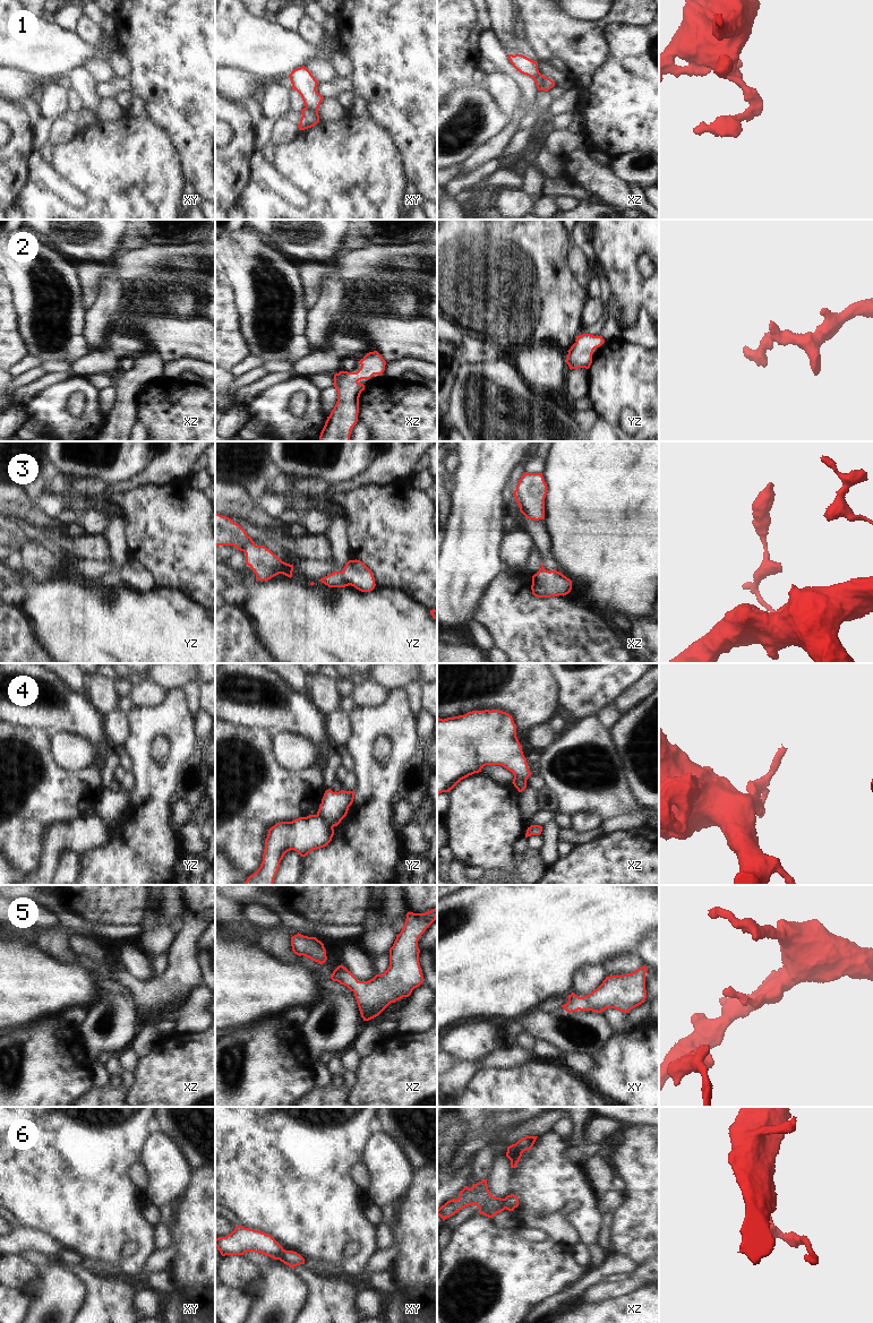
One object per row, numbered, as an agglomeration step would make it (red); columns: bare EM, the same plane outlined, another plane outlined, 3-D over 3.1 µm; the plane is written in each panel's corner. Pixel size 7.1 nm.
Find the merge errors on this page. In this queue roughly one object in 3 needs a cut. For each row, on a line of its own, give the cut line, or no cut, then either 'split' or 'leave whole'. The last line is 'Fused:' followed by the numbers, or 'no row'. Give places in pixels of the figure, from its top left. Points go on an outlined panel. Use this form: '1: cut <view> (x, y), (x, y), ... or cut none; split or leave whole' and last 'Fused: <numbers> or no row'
1: cut xy (305, 108), (318, 119); split
2: cut none; leave whole
3: cut none; leave whole
4: cut yz (317, 814), (332, 827); split
5: cut none; leave whole
6: cut xy (283, 1250), (277, 1259); split
Fused: 1, 4, 6

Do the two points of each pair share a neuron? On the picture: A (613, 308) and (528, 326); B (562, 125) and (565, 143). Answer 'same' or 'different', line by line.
A: different
B: different

